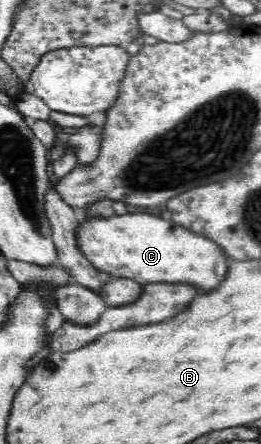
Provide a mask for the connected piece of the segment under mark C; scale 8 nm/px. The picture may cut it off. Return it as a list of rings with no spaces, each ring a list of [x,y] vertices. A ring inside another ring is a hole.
[[[144,212],[104,218],[80,217],[78,248],[96,269],[118,278],[132,278],[141,285],[150,282],[185,282],[208,293],[224,282],[228,258],[216,242]]]

